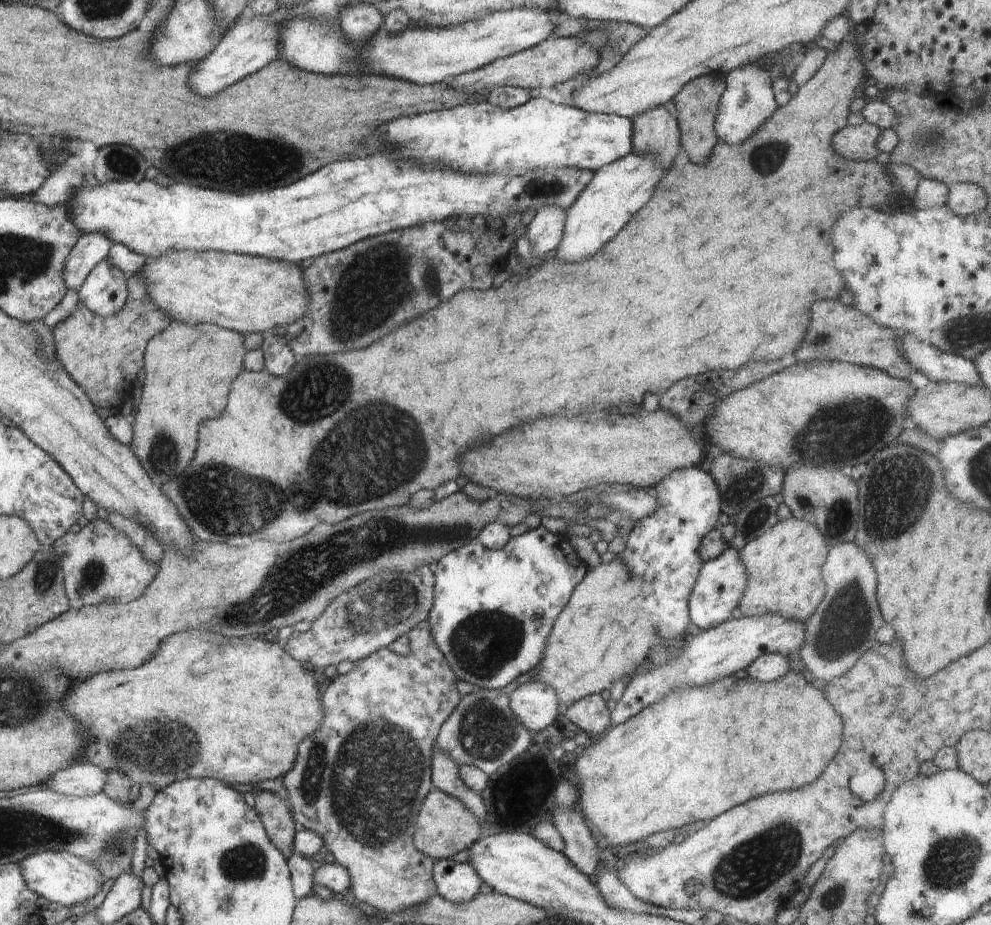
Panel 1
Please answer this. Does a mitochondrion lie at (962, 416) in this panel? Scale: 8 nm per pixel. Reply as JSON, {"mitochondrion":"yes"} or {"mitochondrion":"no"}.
{"mitochondrion":"no"}

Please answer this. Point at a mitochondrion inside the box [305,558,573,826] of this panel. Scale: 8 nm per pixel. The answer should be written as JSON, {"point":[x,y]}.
{"point":[483,643]}

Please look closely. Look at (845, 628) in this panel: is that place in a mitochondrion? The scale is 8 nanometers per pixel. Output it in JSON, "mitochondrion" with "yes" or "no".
{"mitochondrion":"yes"}

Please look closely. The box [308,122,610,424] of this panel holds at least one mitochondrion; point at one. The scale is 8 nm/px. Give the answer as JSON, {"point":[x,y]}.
{"point":[378,288]}

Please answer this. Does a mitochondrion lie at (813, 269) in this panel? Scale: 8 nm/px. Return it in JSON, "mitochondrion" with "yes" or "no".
{"mitochondrion":"no"}

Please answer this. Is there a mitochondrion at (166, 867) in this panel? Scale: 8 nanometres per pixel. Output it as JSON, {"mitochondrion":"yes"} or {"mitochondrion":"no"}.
{"mitochondrion":"no"}

